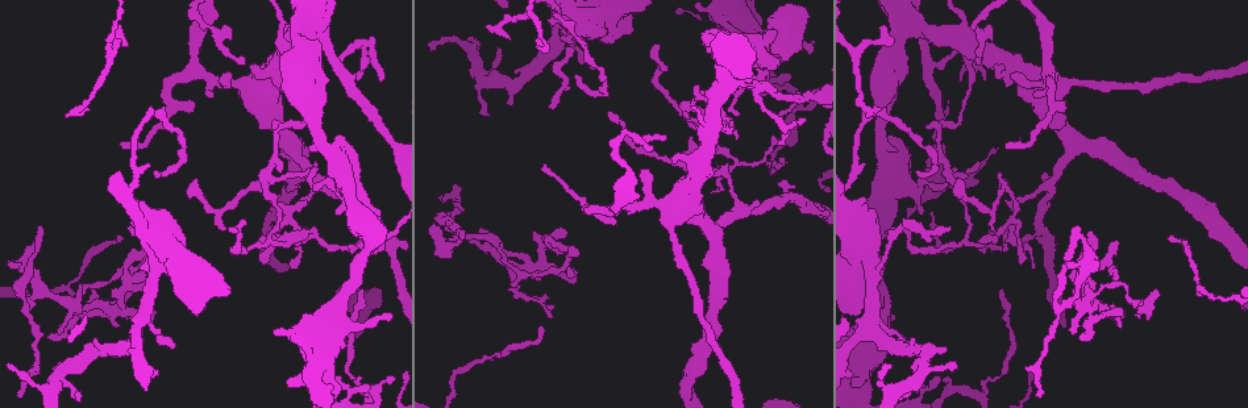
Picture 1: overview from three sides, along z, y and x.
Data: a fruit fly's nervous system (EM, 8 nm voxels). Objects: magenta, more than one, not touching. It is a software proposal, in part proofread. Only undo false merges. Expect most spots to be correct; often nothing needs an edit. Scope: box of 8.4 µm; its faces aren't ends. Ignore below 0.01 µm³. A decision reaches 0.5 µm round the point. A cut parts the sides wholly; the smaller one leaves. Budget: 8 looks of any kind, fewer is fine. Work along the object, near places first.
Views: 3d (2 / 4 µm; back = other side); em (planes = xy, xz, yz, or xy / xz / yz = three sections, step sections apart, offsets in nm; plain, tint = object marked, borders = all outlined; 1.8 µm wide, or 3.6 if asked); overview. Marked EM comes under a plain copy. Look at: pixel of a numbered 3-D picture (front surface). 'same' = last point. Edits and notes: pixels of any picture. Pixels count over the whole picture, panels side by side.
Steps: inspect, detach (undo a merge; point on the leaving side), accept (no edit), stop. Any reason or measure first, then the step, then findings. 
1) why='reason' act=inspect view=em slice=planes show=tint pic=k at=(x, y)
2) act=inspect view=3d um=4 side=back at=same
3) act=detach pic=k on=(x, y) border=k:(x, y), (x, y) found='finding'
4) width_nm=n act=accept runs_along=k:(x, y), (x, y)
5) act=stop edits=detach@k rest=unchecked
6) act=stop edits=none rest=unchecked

why='two arms in line, one across' act=inspect view=em slice=planes show=tint pic=1 at=(1050, 180)

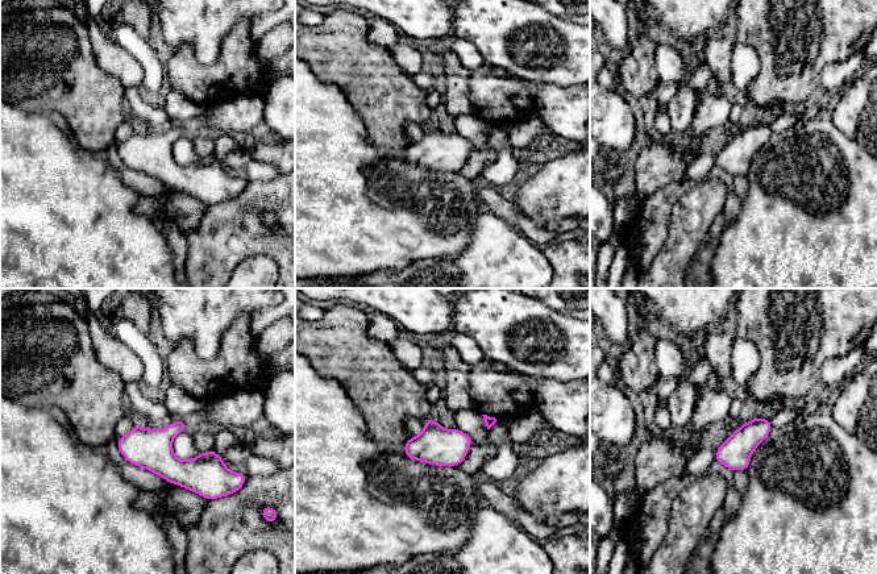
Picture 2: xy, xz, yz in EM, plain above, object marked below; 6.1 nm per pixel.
act=accept found='all the same neuron'

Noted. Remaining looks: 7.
why='abrupt turn' act=inspect view=3d um=4 pic=1 at=(271, 194)

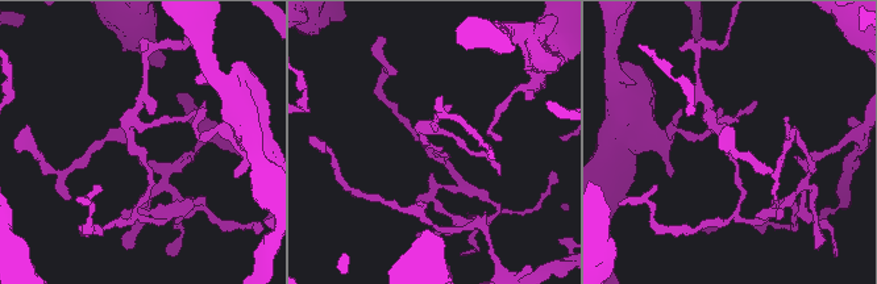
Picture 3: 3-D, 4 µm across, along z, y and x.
why='now the EM' act=inspect view=em slice=planes show=tint pic=3 at=(138, 146)

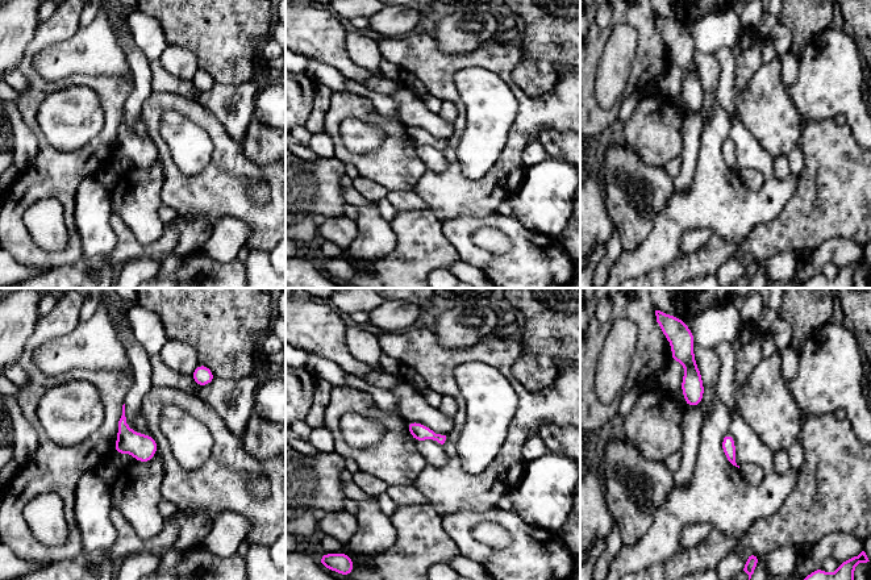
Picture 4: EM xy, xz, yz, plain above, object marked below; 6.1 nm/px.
width_nm=80 act=accept found='continuous, no second neuron'

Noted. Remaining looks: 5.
why='sudden change in width' act=inspect view=em um=3.6 slice=xy step=4 show=tint pic=1 at=(871, 261)

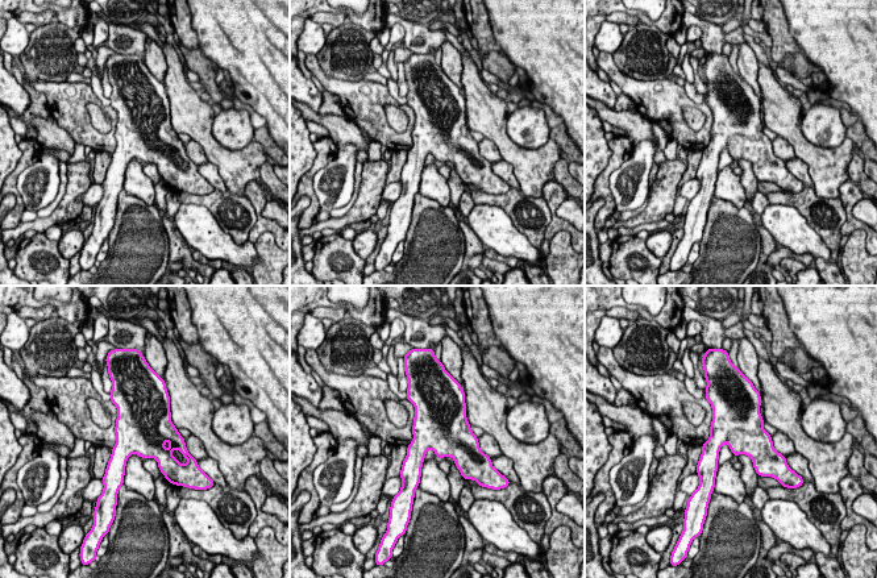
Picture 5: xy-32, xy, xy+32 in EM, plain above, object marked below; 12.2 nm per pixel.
why='cut it another way' act=inspect view=em um=3.6 slice=planes show=tint at=same

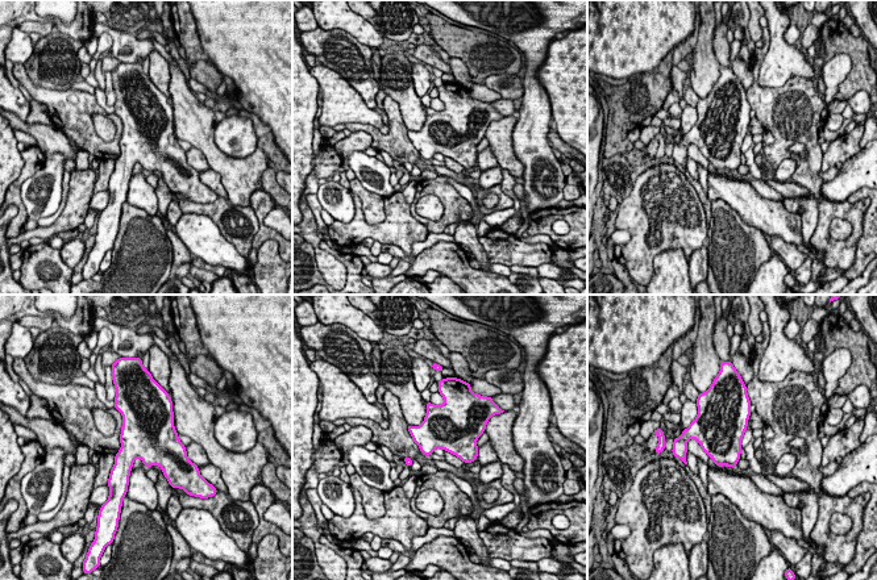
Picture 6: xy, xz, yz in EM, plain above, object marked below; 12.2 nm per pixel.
act=accept found='one neuron here'

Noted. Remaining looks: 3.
act=stop edits=none rest=unchecked

